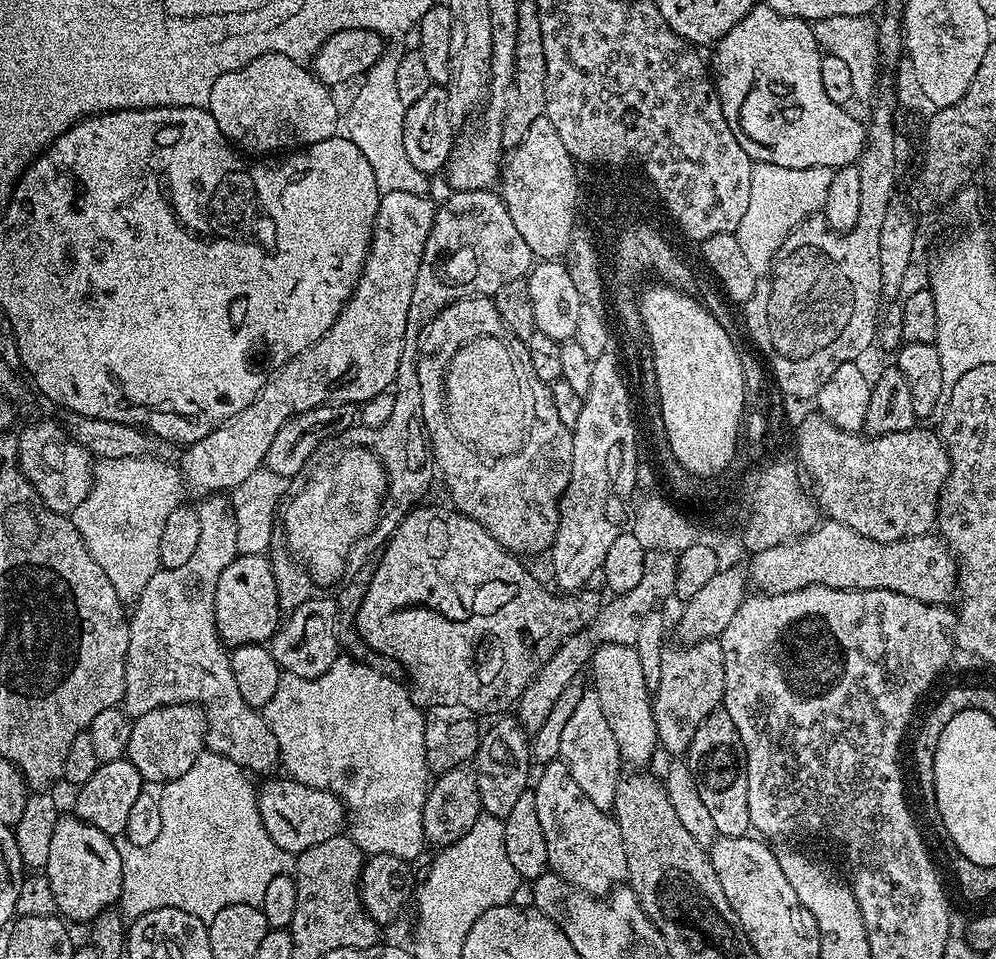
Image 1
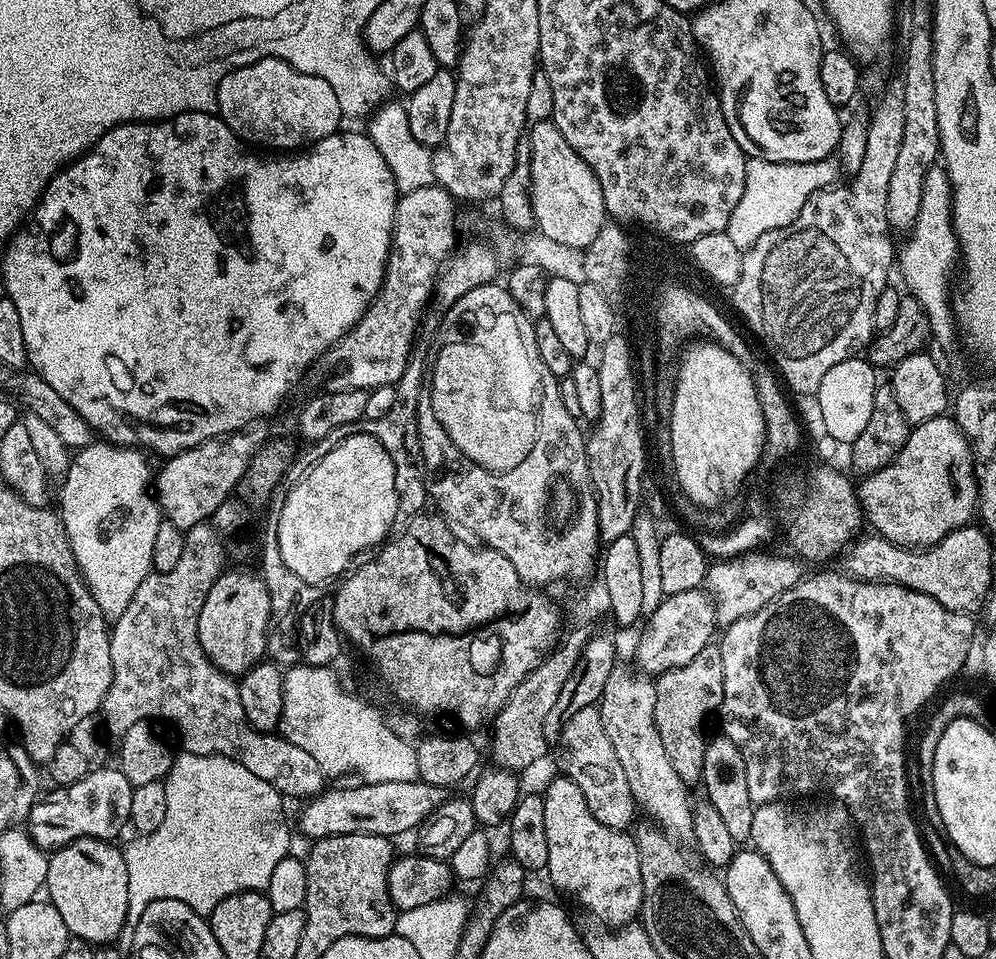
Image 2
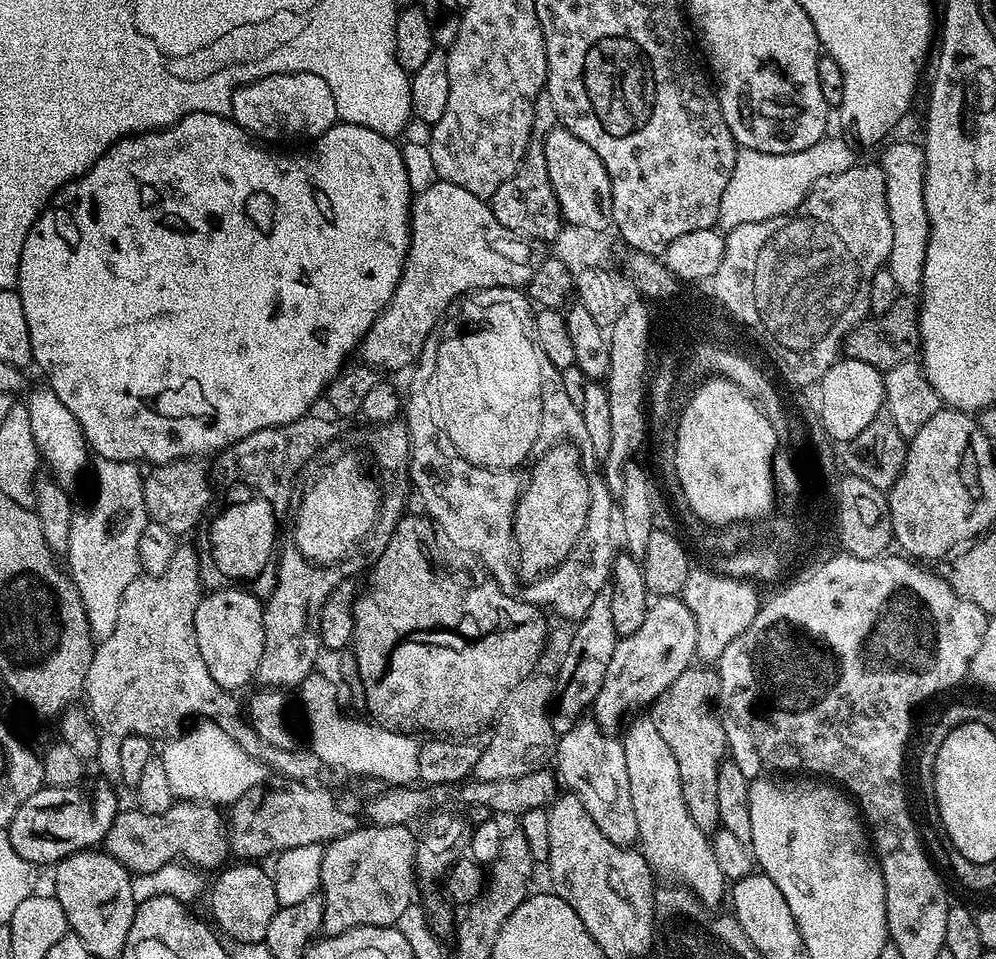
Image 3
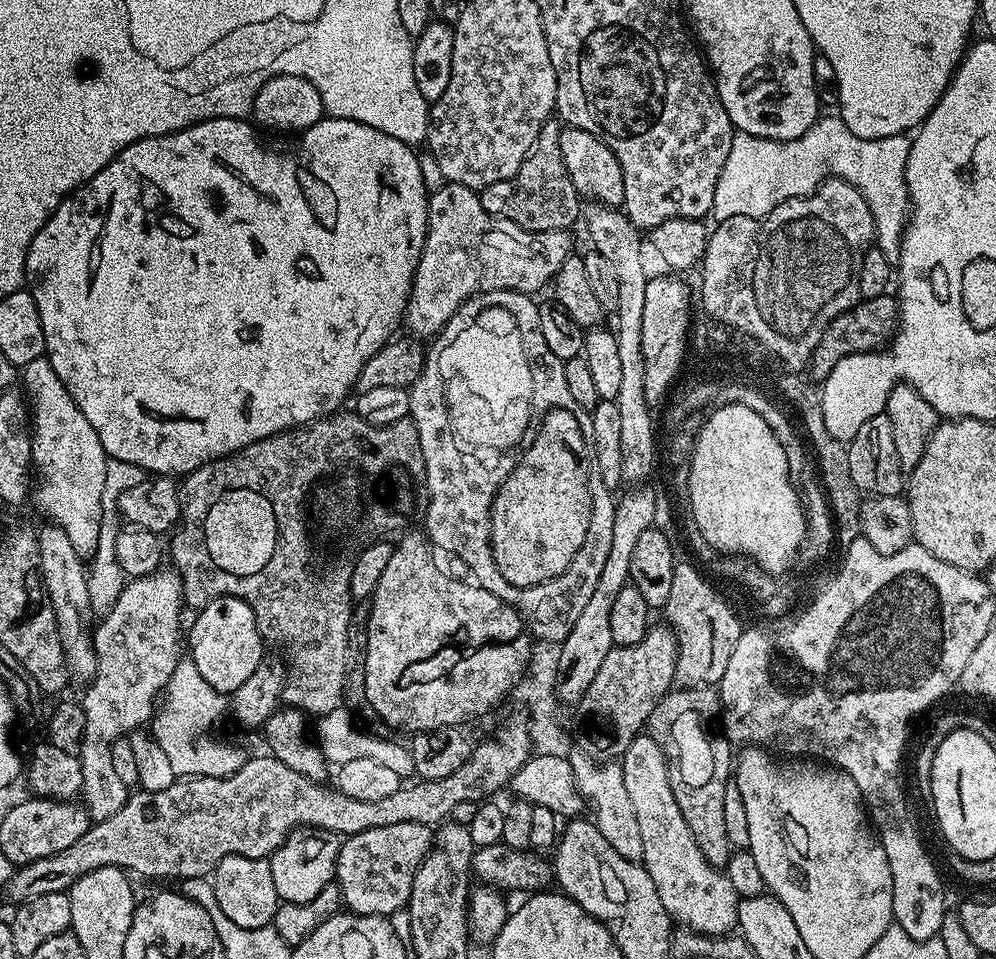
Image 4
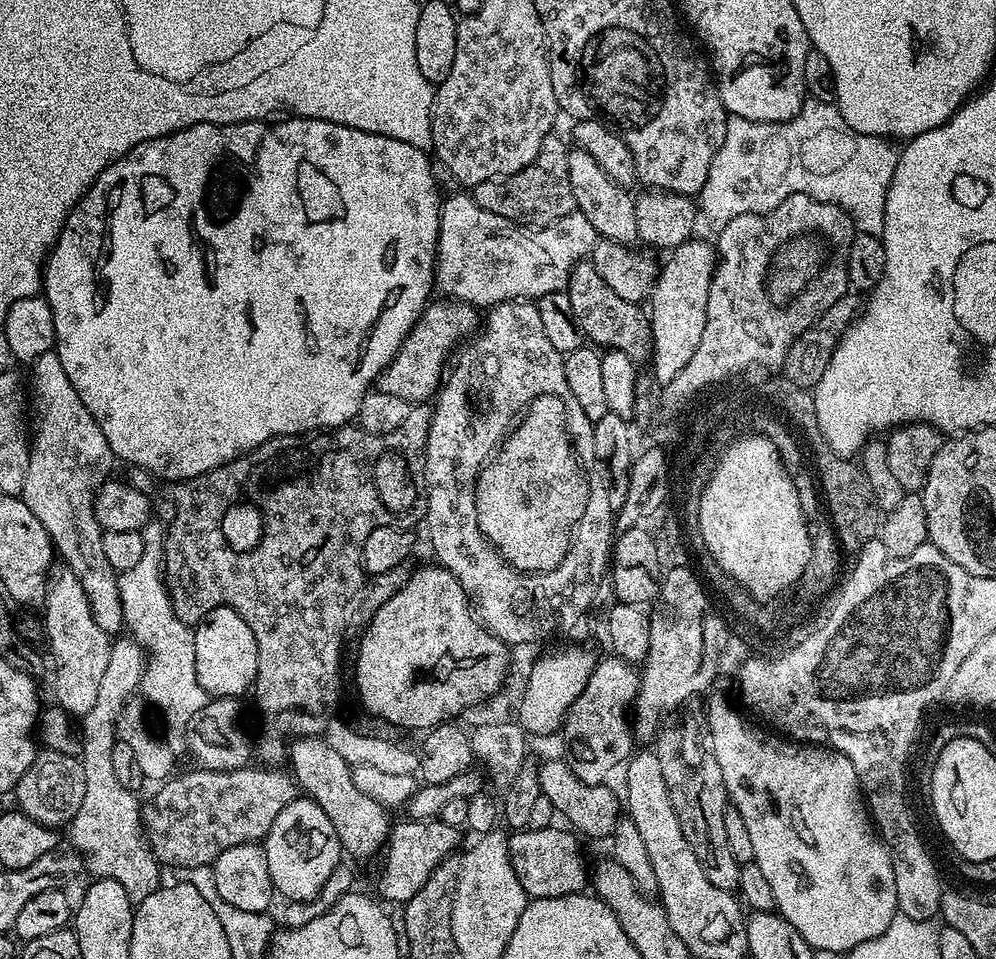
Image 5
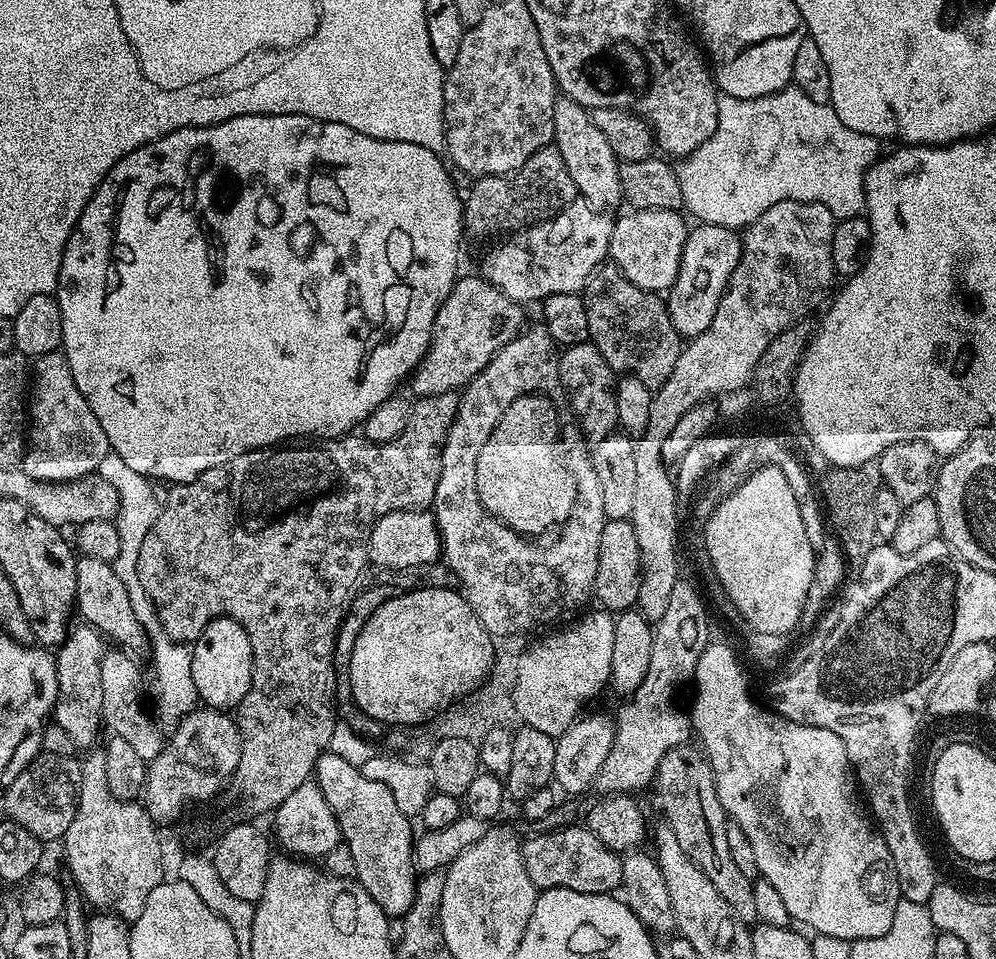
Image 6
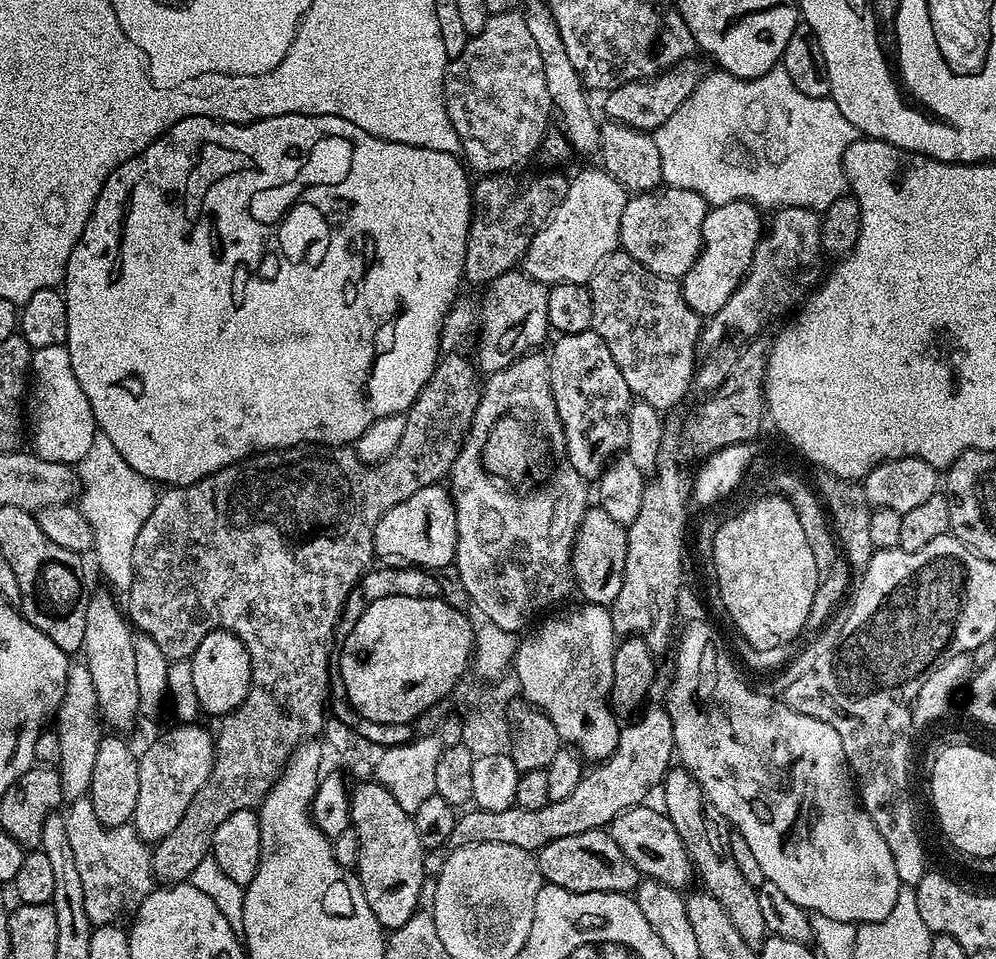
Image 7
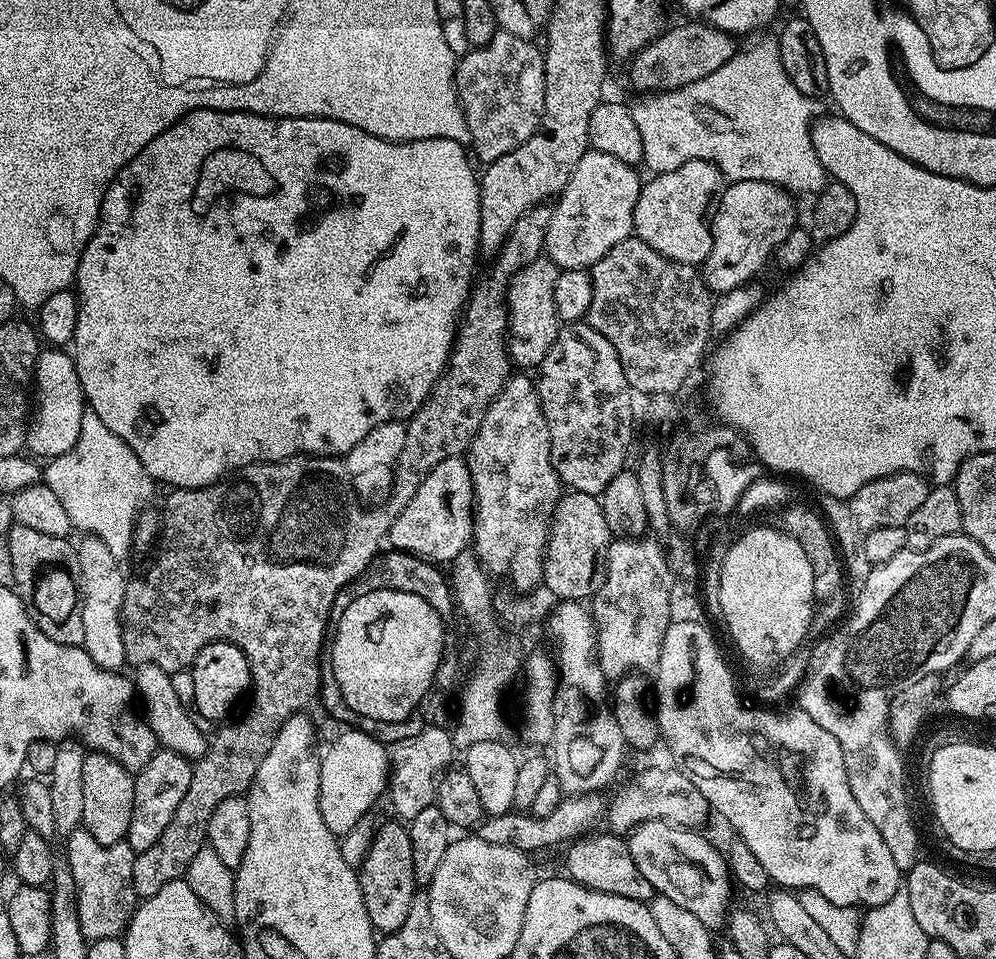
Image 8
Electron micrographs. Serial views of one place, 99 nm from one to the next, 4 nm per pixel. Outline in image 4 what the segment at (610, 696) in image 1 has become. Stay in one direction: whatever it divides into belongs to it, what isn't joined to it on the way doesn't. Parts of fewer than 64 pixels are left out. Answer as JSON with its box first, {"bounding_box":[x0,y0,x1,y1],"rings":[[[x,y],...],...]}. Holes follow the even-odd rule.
{"bounding_box":[619,735,741,936],"rings":[[[638,735],[624,751],[619,765],[622,778],[626,778],[626,791],[630,793],[630,802],[642,833],[642,863],[654,882],[654,890],[658,890],[658,898],[662,898],[662,906],[666,906],[673,921],[687,931],[701,932],[703,936],[729,935],[737,927],[736,911],[741,897],[737,896],[734,886],[730,886],[727,871],[710,866],[702,850],[698,850],[698,842],[694,842],[694,834],[690,834],[690,826],[686,826],[686,818],[682,818],[682,810],[678,810],[678,802],[674,802],[674,790],[670,790],[668,777],[668,759],[662,746],[658,746],[650,735]]]}

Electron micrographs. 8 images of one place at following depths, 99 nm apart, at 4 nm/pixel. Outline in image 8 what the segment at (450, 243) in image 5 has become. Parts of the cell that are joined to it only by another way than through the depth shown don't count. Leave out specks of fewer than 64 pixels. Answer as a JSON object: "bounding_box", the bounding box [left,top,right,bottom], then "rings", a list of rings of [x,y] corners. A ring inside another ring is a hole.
{"bounding_box":[544,150,642,270],"rings":[[[595,150],[582,154],[582,162],[574,166],[570,182],[554,204],[544,243],[548,259],[554,261],[561,270],[591,269],[602,257],[610,254],[610,250],[618,246],[618,242],[633,235],[634,206],[642,187],[642,179],[636,171],[633,165],[610,154]]]}

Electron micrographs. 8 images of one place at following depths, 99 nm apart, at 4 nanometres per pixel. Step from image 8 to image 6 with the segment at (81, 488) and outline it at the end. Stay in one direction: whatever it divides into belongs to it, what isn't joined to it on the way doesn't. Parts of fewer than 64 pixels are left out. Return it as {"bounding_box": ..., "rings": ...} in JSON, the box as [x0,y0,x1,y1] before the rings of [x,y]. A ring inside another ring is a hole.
{"bounding_box":[98,450,162,625],"rings":[[[110,450],[106,458],[102,458],[98,474],[106,478],[110,486],[114,486],[120,503],[114,521],[120,545],[118,546],[118,558],[114,558],[111,562],[112,569],[118,574],[122,586],[126,586],[126,594],[130,594],[130,606],[134,606],[134,618],[138,618],[138,622],[142,625],[155,625],[156,608],[150,602],[146,590],[142,590],[142,582],[138,582],[138,554],[142,550],[144,536],[150,534],[150,526],[154,526],[158,518],[162,503],[161,497],[159,495],[156,497],[156,492],[152,489],[155,488],[153,481],[147,476],[138,474],[138,470],[132,469],[131,466],[126,466],[126,462],[122,462],[122,458],[118,458],[118,454],[114,451]]]}

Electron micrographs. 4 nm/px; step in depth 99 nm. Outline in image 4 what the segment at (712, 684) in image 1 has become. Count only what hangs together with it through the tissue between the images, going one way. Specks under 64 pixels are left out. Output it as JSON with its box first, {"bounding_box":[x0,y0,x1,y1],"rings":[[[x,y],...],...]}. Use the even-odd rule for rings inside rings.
{"bounding_box":[646,687,734,869],"rings":[[[673,687],[650,710],[650,718],[646,725],[647,735],[662,746],[668,759],[668,777],[670,790],[674,790],[674,802],[678,802],[678,810],[682,810],[682,818],[686,818],[686,826],[690,826],[690,834],[694,834],[694,842],[698,842],[698,850],[710,862],[710,866],[727,869],[728,859],[734,851],[732,843],[726,838],[726,821],[722,802],[726,795],[726,786],[734,772],[734,748],[722,735],[721,729],[712,719],[717,719],[720,708],[720,698],[715,687],[711,688],[682,688]]]}

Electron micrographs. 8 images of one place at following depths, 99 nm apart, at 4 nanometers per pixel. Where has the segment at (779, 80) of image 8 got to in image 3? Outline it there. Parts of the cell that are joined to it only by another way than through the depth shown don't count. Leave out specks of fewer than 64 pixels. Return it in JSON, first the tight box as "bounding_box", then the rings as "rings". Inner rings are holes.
{"bounding_box":[719,138,928,294],"rings":[[[825,138],[814,142],[814,146],[806,150],[790,154],[762,154],[758,150],[740,148],[736,153],[730,182],[726,182],[726,190],[722,190],[719,227],[724,230],[737,228],[793,212],[818,178],[838,174],[857,163],[858,156],[852,153],[853,145],[844,140]],[[904,140],[901,144],[892,144],[884,152],[882,159],[884,179],[888,181],[888,210],[890,222],[894,226],[894,246],[890,246],[887,268],[894,274],[894,282],[898,282],[901,293],[916,294],[921,291],[924,278],[924,259],[928,245],[928,215],[924,201],[924,149],[919,143],[911,144]]]}

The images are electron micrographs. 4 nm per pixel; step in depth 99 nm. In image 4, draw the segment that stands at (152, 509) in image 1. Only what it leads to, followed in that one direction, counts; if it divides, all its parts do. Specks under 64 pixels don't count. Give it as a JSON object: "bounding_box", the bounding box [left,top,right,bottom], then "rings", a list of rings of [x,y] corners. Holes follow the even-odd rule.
{"bounding_box":[87,458,146,616],"rings":[[[110,458],[106,468],[106,482],[103,486],[103,518],[99,531],[98,550],[90,558],[88,564],[87,590],[90,593],[91,608],[95,615],[105,616],[112,611],[118,594],[124,588],[126,577],[117,561],[117,534],[122,526],[122,518],[119,514],[119,501],[122,493],[128,492],[134,486],[138,486],[146,478],[146,473],[138,466],[130,462],[122,462],[121,459]]]}

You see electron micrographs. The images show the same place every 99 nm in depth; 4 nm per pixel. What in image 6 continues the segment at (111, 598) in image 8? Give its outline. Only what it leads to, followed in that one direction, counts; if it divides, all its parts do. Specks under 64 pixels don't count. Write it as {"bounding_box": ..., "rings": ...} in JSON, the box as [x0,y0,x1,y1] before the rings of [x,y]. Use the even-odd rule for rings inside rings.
{"bounding_box":[100,650,166,762],"rings":[[[120,650],[115,651],[105,651],[100,663],[102,666],[102,714],[100,719],[103,727],[107,731],[109,728],[112,736],[123,738],[138,753],[138,758],[147,762],[153,760],[164,748],[166,736],[165,733],[160,733],[161,725],[157,723],[150,711],[150,704],[146,699],[145,673],[144,676],[140,673],[140,668],[132,661],[135,659],[131,655]],[[144,696],[146,701],[144,701]],[[148,708],[150,713],[148,713]],[[151,715],[154,721],[152,721]]]}

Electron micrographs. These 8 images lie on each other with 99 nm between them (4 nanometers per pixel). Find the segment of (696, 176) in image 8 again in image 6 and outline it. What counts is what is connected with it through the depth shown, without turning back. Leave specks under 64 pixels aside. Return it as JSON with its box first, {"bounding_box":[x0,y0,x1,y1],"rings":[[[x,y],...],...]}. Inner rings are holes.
{"bounding_box":[608,208,690,293],"rings":[[[638,208],[628,210],[625,216],[617,215],[610,234],[608,260],[634,286],[647,292],[667,293],[674,278],[678,278],[682,250],[690,231],[689,221],[680,214],[675,208]]]}

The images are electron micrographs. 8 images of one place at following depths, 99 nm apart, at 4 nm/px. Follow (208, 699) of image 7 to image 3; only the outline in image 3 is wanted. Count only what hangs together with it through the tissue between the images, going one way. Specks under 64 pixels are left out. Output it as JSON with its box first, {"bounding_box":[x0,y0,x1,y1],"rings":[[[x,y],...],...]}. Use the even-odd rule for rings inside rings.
{"bounding_box":[194,586,264,690],"rings":[[[240,586],[217,588],[201,595],[200,605],[194,614],[194,634],[198,634],[198,654],[202,654],[202,662],[206,662],[206,670],[210,670],[210,678],[214,678],[218,686],[237,690],[256,680],[264,641],[264,604],[261,597]]]}

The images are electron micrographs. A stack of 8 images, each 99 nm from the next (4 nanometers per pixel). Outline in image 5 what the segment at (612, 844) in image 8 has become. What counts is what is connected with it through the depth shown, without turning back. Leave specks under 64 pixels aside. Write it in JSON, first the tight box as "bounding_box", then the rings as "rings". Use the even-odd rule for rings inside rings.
{"bounding_box":[507,827,590,899],"rings":[[[527,827],[513,831],[507,837],[509,858],[513,864],[514,874],[517,875],[522,889],[531,899],[575,896],[589,887],[590,864],[588,868],[587,862],[584,861],[584,852],[579,844],[581,841],[567,827],[564,828]]]}

